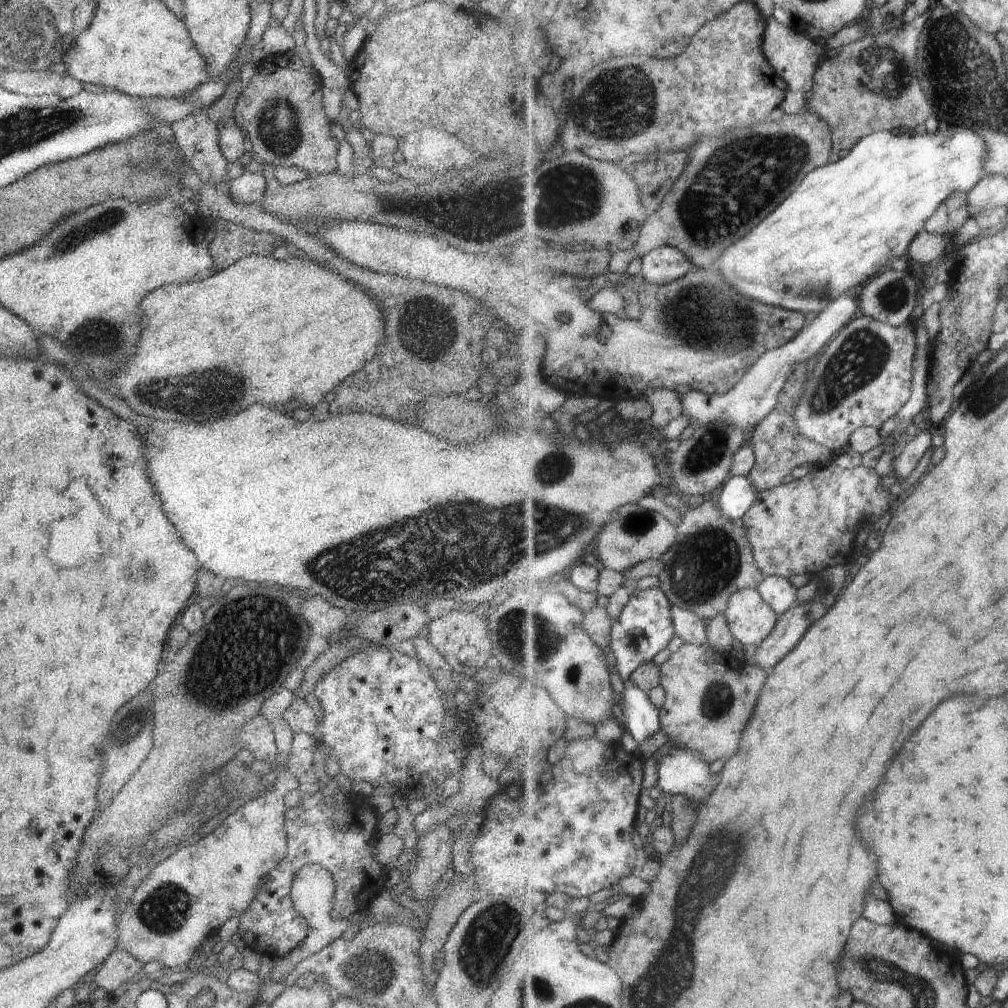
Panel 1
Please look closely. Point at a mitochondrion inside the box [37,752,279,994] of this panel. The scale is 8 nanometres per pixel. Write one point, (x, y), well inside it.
(163, 910)

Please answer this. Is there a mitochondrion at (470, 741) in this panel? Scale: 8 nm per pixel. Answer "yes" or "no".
no

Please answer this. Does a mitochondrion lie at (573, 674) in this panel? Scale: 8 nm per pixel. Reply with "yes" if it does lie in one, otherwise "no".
no

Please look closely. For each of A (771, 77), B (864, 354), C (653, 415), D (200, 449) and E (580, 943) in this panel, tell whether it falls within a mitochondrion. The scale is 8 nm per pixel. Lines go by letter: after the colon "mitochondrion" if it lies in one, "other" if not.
A: other
B: mitochondrion
C: other
D: other
E: other

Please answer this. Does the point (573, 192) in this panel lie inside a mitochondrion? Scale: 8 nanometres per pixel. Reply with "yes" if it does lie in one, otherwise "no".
yes

